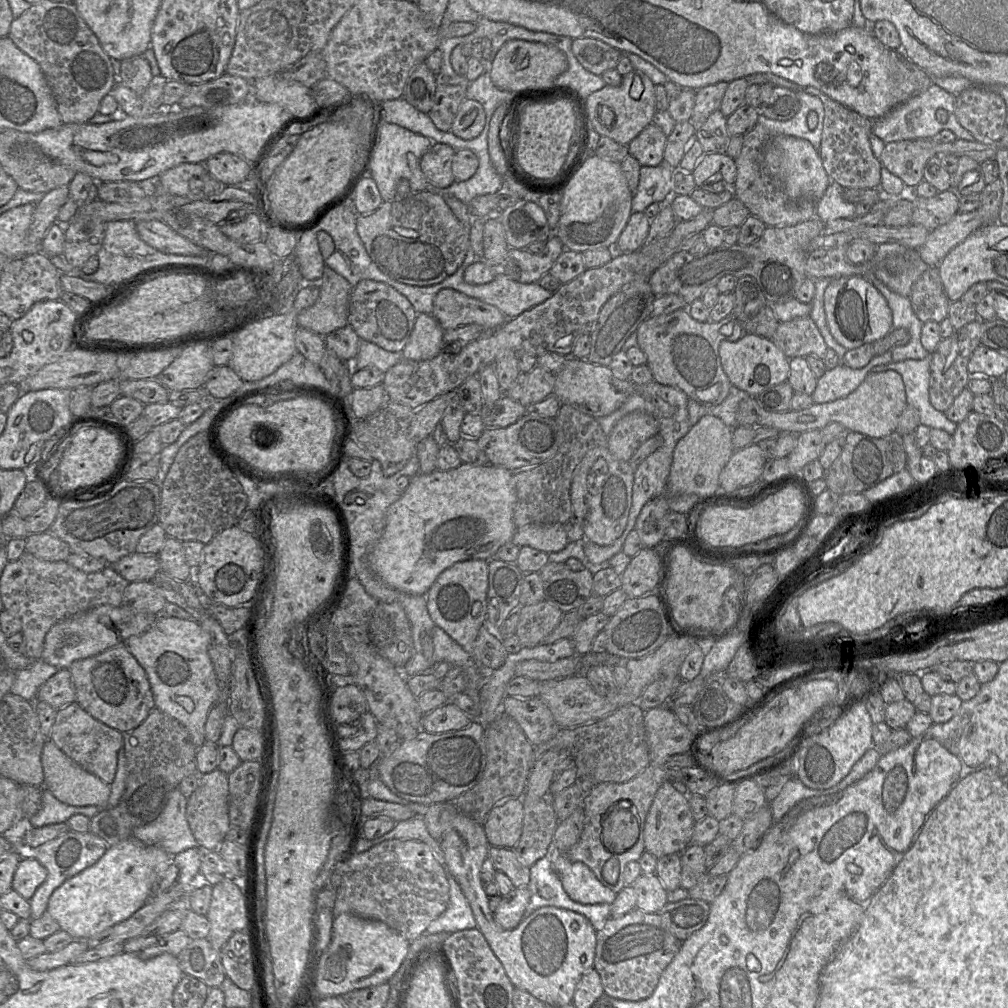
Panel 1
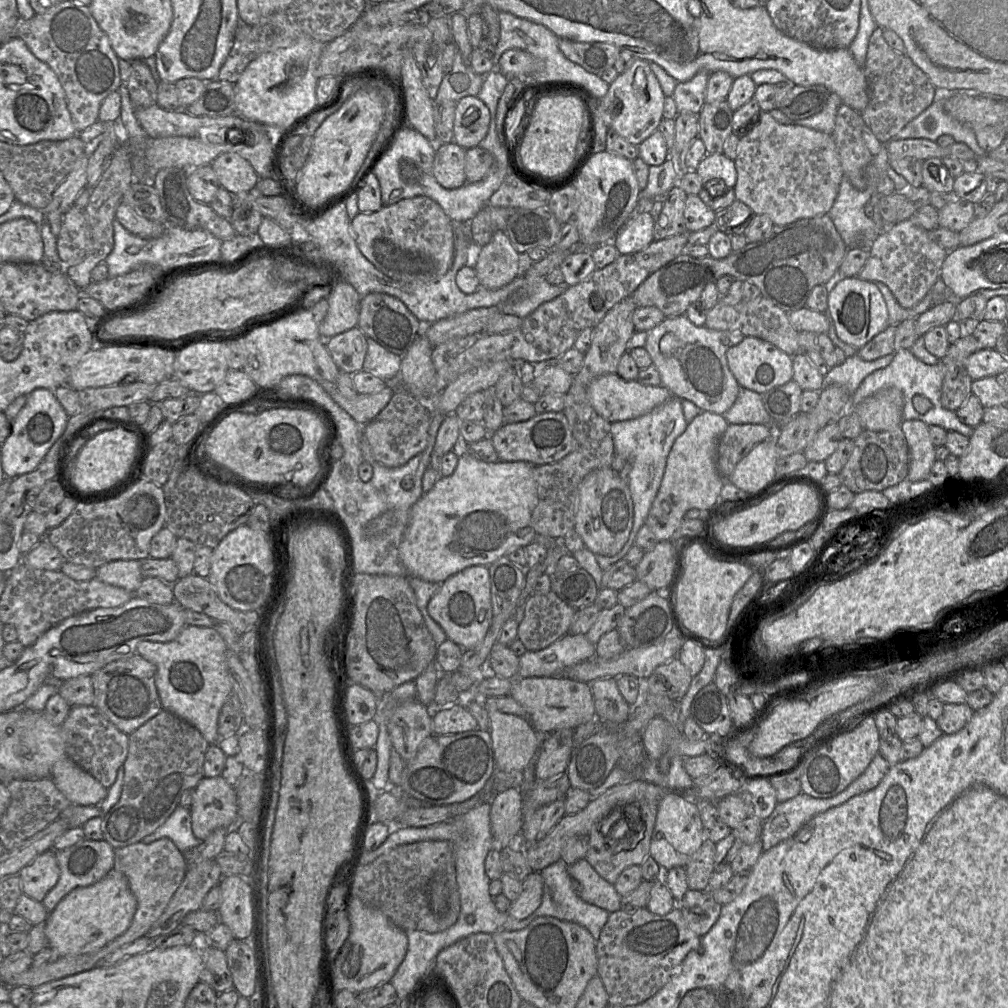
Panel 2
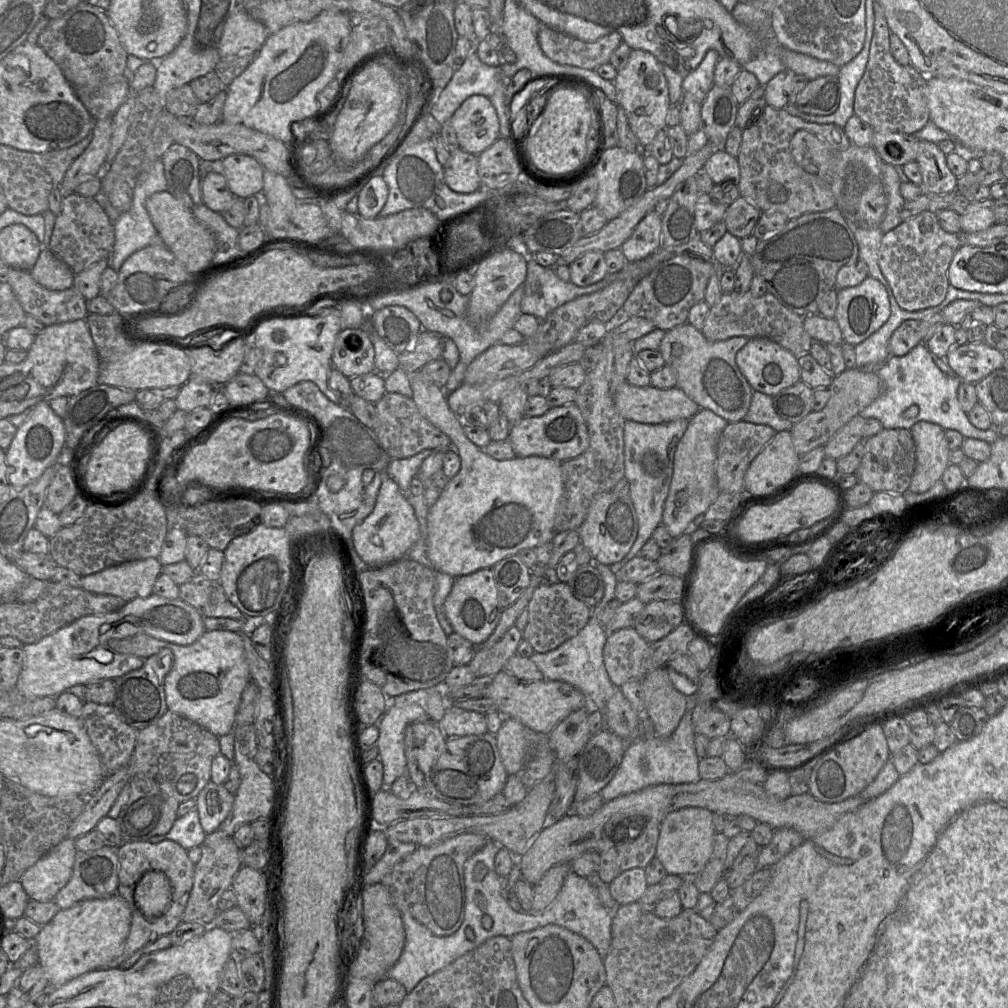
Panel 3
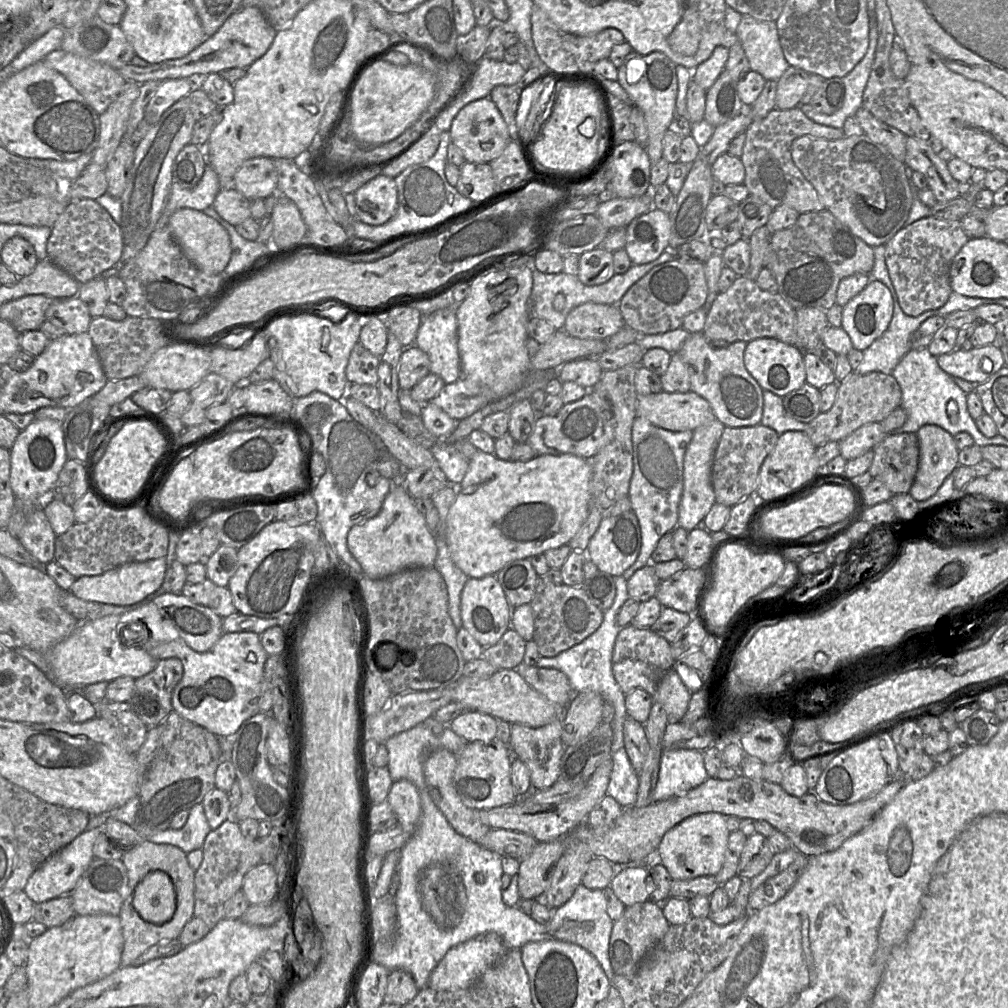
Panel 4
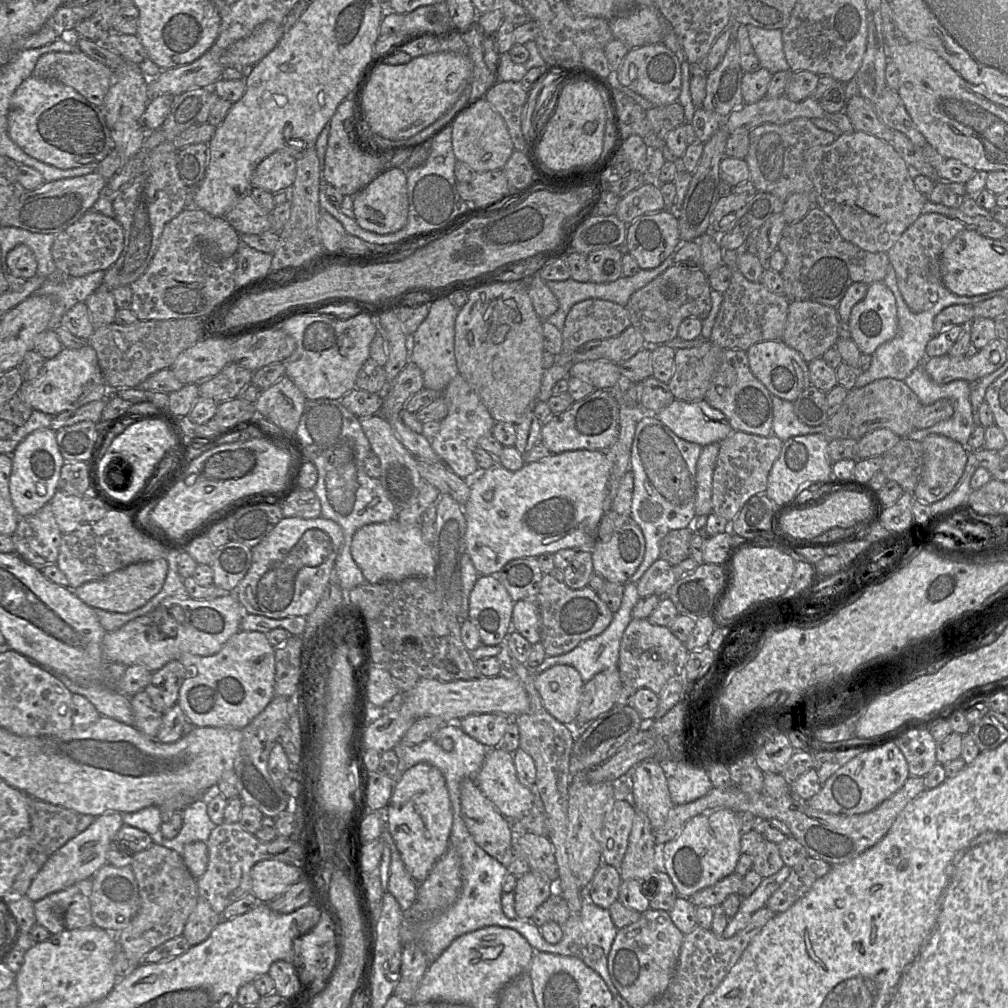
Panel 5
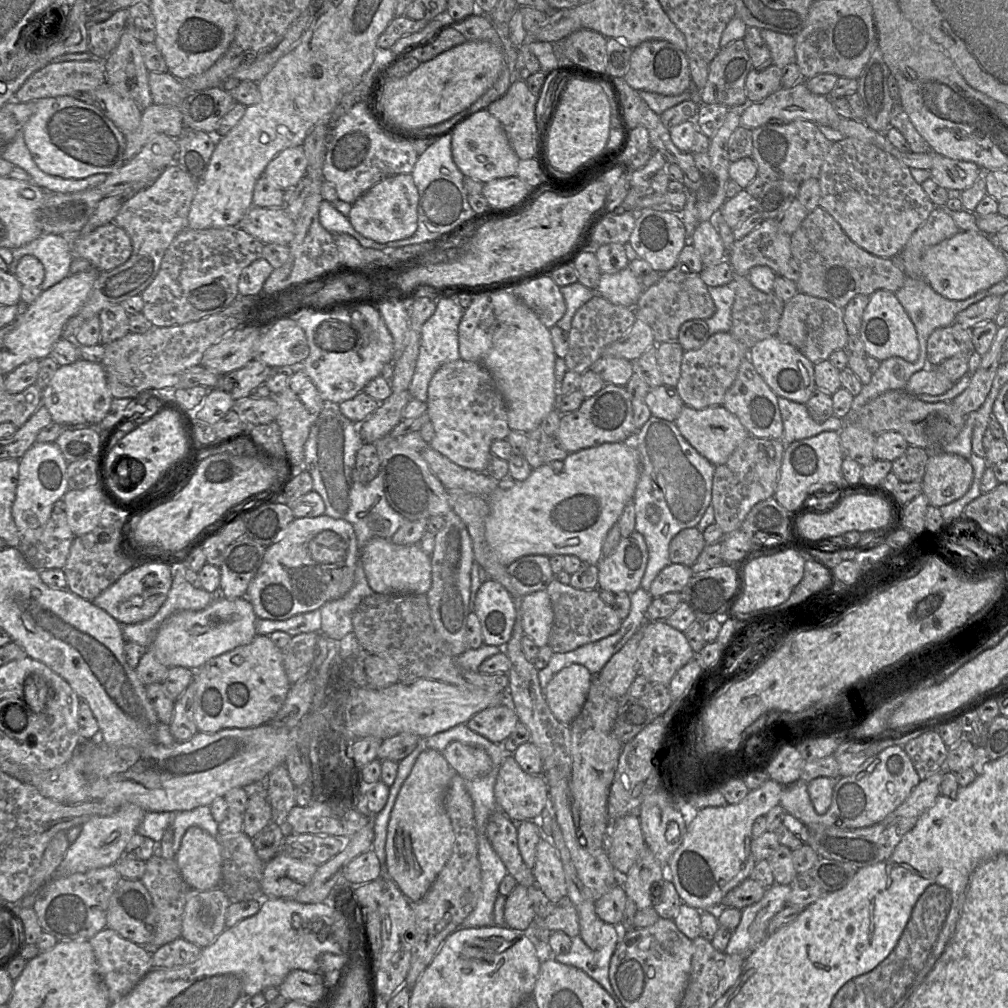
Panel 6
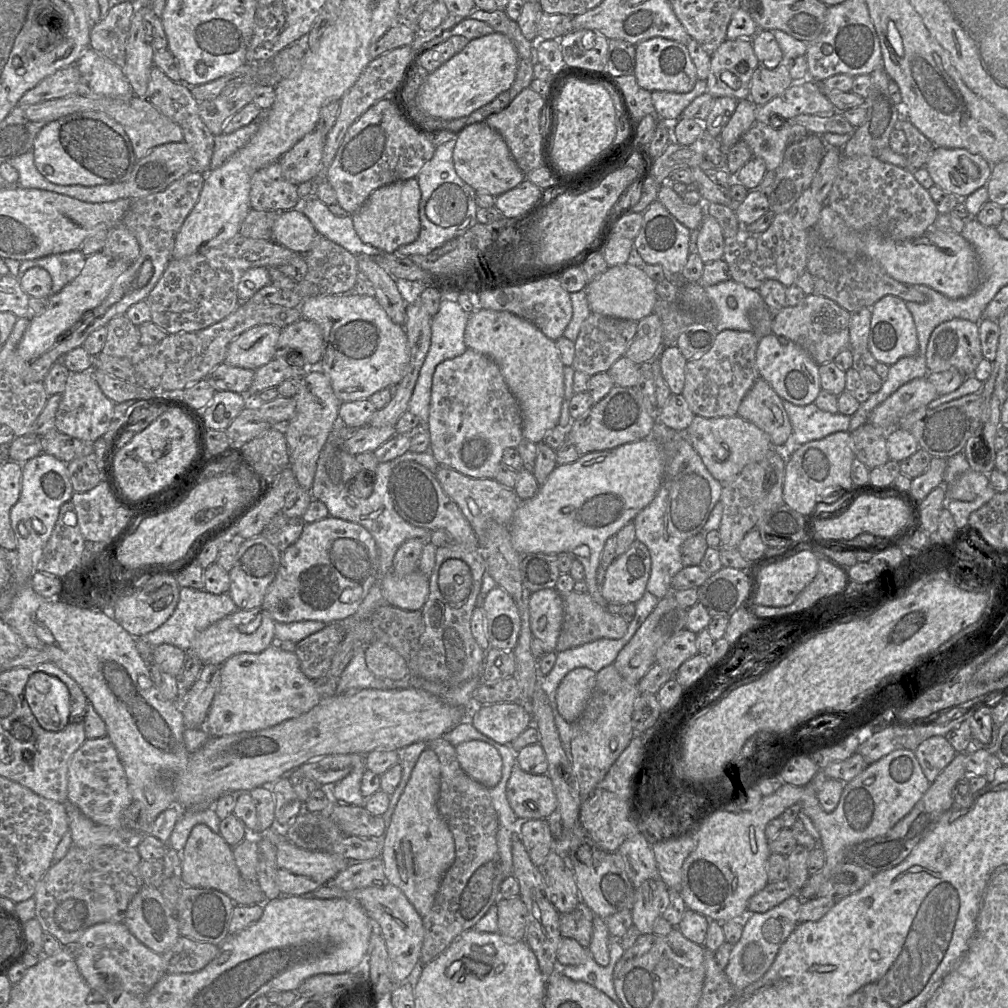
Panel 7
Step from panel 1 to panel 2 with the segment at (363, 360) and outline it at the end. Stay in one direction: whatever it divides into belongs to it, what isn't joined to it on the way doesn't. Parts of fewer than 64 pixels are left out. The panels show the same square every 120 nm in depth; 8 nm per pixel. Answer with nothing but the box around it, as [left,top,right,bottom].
[363,338,402,381]

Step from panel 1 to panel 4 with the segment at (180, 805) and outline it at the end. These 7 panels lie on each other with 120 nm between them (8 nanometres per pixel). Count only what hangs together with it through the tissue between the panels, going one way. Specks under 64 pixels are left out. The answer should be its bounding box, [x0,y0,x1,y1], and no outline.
[150,804,211,853]

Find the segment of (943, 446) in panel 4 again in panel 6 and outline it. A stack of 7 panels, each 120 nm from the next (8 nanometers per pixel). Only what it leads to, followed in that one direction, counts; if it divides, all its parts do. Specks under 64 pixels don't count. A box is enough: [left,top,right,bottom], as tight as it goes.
[921,451,973,507]

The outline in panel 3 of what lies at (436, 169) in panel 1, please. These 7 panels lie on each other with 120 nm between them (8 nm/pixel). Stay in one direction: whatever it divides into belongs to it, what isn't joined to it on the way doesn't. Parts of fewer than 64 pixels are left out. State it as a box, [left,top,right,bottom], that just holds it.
[443,148,481,193]

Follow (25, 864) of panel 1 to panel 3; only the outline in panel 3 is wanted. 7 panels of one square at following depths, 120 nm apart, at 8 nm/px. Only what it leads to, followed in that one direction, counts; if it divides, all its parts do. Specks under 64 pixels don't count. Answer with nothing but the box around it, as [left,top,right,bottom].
[20,838,76,901]

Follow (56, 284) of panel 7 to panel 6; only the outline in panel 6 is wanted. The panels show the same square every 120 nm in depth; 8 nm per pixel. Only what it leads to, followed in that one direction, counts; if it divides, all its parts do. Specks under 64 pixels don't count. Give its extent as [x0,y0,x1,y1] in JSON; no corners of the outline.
[8,234,74,291]

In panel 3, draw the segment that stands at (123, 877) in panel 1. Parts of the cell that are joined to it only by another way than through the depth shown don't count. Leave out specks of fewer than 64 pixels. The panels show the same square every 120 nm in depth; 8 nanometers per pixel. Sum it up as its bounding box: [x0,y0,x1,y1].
[34,893,131,989]

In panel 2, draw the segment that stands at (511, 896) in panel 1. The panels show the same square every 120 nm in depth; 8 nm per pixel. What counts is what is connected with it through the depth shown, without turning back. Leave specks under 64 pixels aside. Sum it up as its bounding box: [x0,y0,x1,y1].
[507,872,544,920]

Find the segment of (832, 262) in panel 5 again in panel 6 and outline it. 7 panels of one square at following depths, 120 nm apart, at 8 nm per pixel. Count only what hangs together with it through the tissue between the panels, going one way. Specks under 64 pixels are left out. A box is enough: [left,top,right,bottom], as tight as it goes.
[790,208,906,309]

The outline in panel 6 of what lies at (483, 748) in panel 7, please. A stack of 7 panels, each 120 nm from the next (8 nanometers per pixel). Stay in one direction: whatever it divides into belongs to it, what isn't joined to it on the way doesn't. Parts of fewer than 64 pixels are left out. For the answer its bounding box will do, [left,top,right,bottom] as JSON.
[442,741,492,780]

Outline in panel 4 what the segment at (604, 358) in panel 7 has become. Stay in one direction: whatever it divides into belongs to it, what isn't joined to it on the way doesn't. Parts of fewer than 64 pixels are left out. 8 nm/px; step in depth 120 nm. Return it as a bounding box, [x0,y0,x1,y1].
[564,303,625,340]

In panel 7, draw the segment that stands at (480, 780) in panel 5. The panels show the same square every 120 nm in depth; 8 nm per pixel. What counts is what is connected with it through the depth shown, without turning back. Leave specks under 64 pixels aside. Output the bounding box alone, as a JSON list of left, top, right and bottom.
[506,764,558,820]

